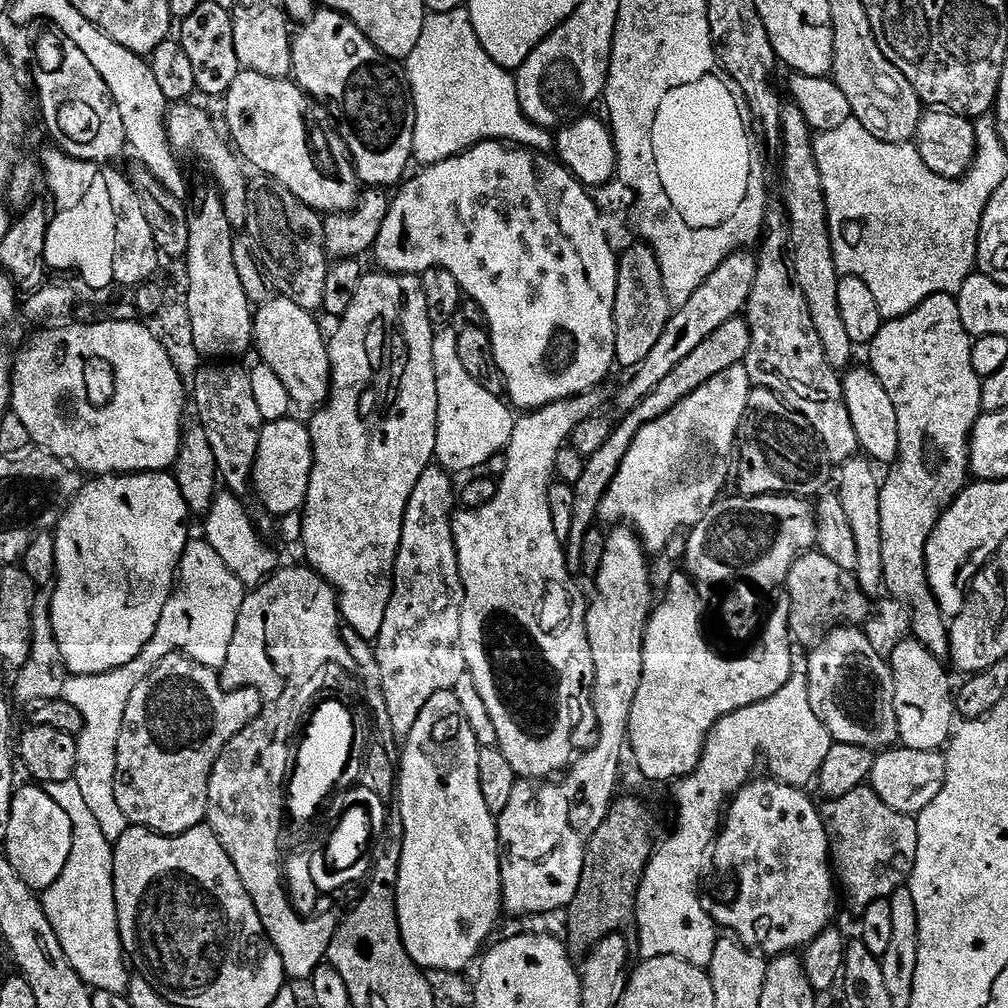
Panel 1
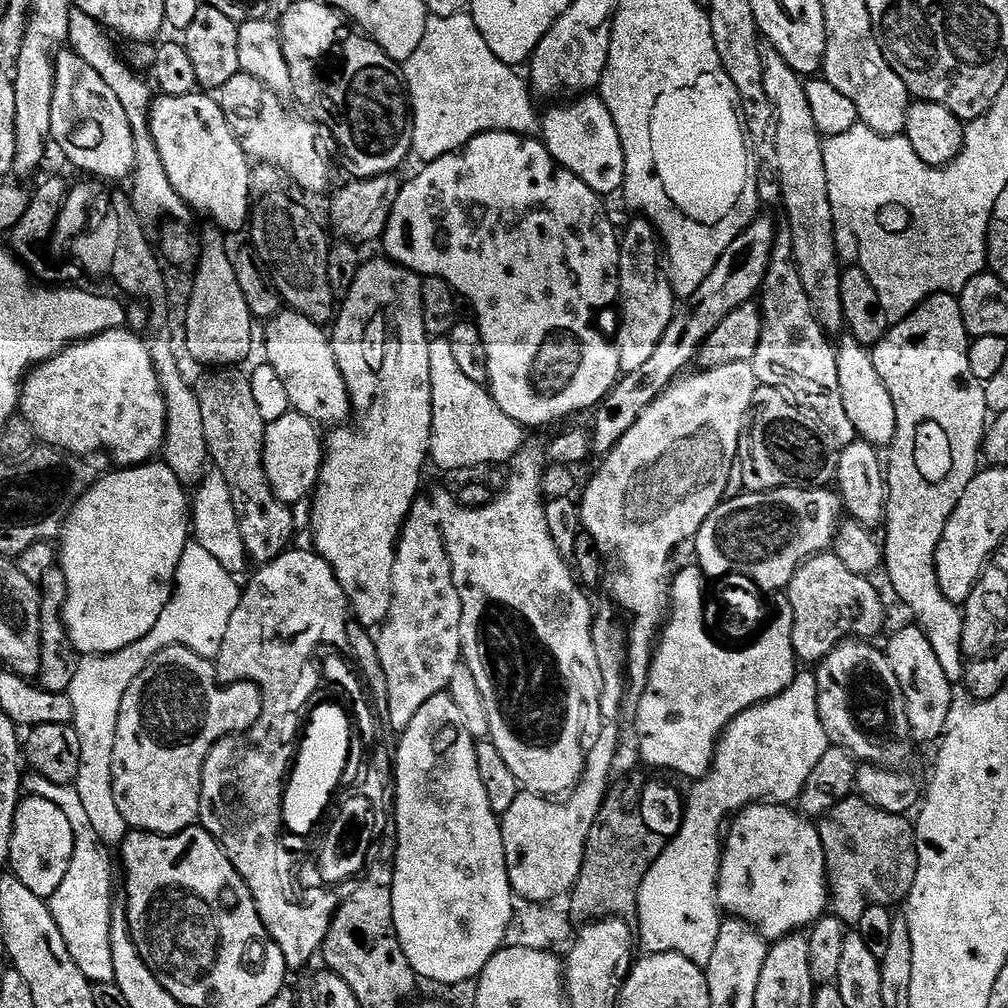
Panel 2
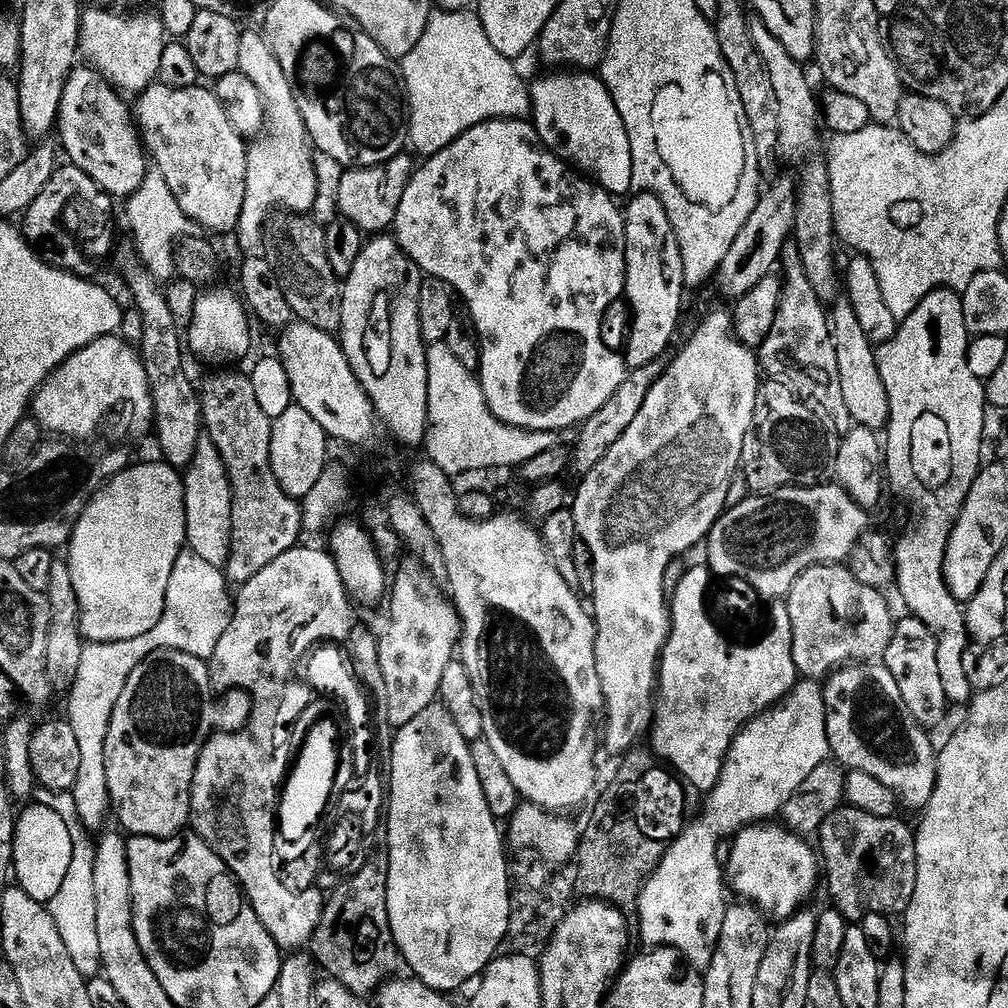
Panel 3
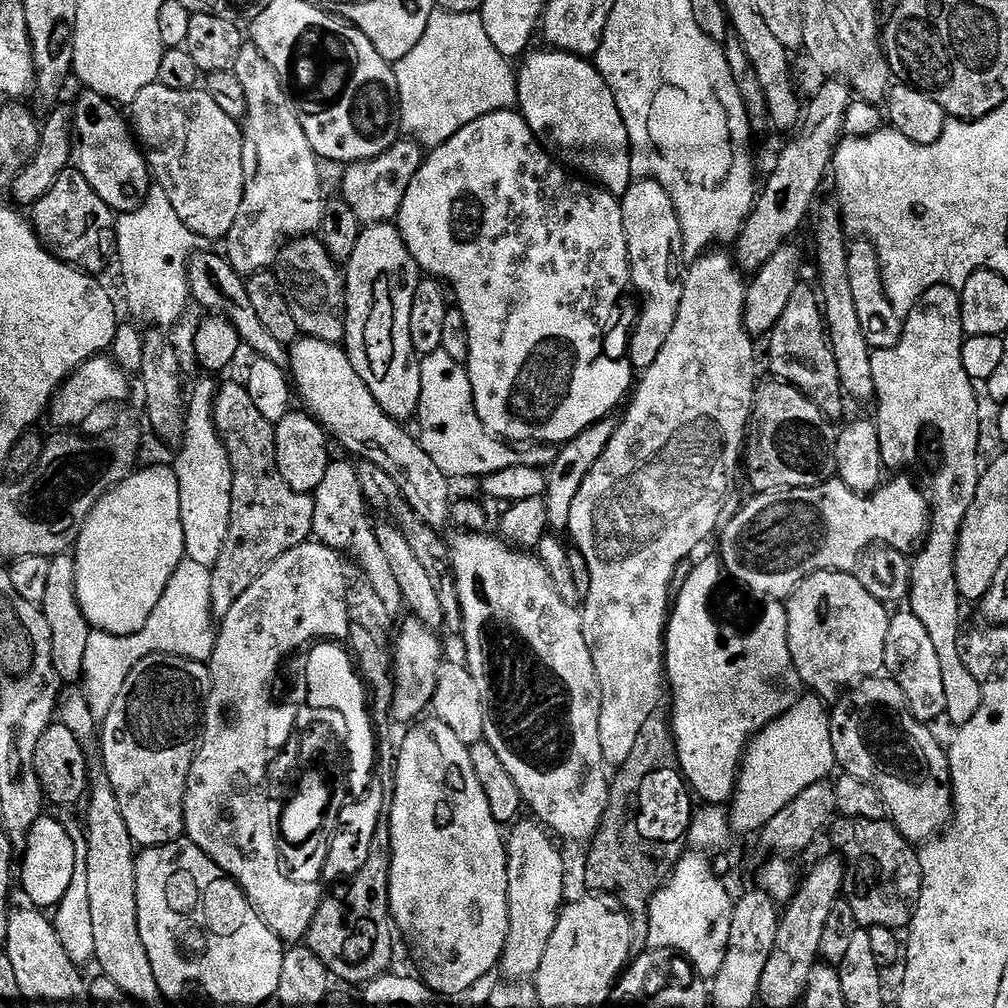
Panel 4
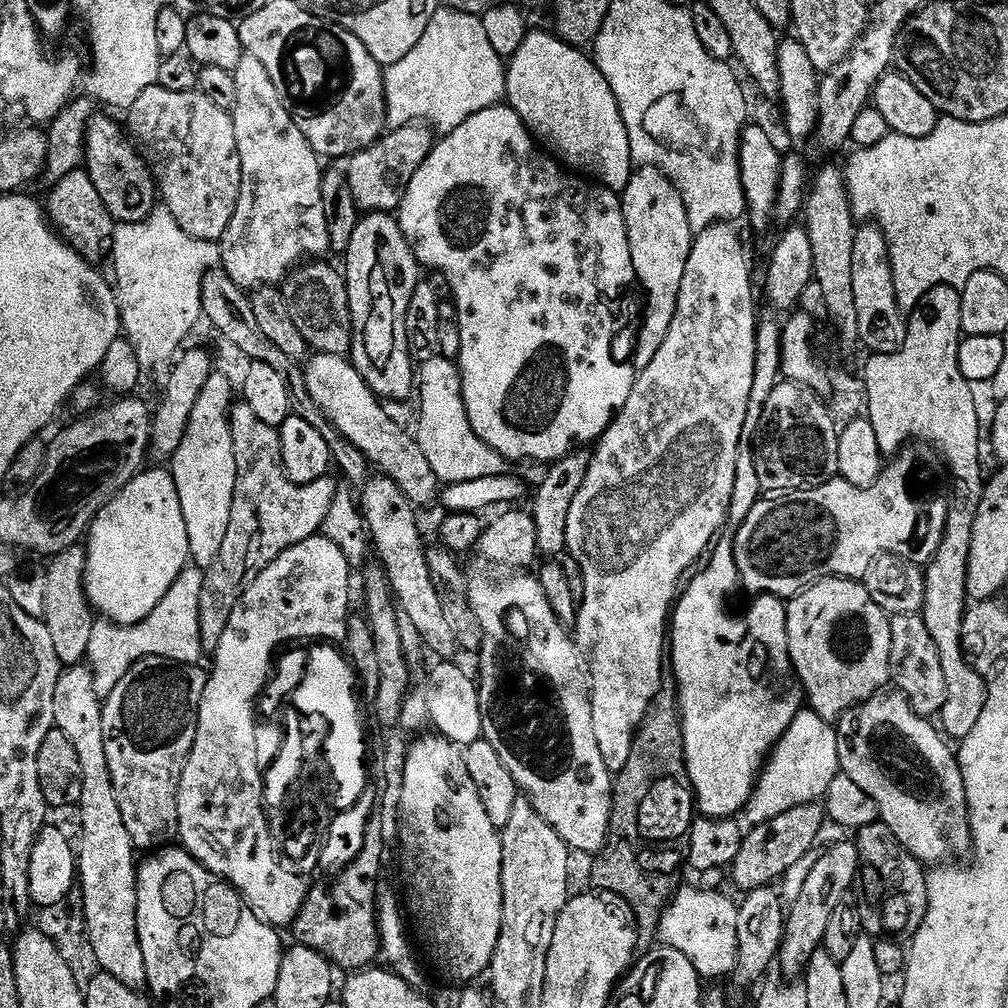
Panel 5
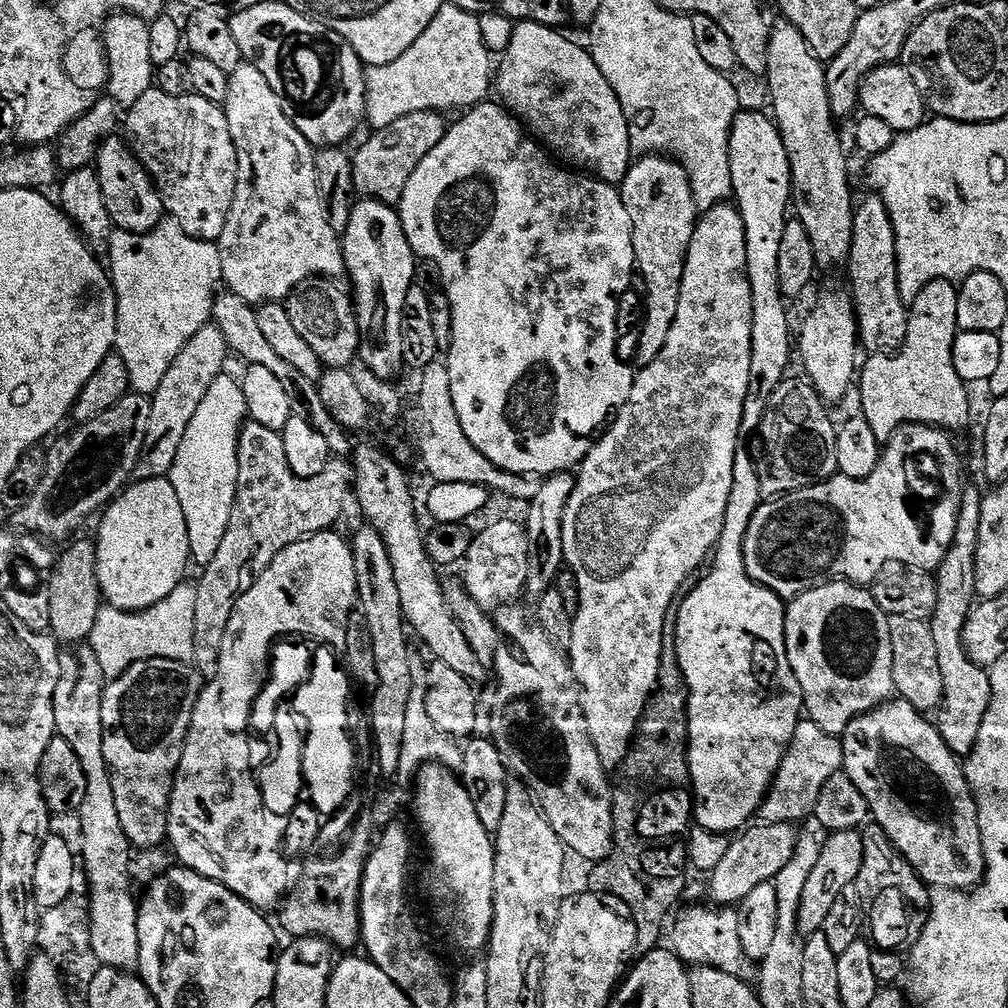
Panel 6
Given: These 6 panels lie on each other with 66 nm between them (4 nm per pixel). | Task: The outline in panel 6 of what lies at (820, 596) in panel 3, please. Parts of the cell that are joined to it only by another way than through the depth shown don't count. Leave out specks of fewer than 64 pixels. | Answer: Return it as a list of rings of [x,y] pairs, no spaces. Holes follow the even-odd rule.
[[[833,579],[820,582],[803,591],[787,605],[785,614],[785,646],[790,666],[798,676],[804,695],[807,719],[813,720],[826,734],[843,737],[854,717],[872,712],[879,704],[893,699],[894,650],[891,646],[888,615],[881,610],[867,587]]]

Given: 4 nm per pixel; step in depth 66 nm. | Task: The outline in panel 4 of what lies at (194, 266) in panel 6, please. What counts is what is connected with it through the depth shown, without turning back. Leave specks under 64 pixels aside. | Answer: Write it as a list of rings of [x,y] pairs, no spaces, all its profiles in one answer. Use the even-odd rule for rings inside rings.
[[[159,186],[153,187],[148,196],[138,206],[138,210],[123,213],[116,222],[116,255],[118,268],[124,275],[124,292],[128,295],[128,308],[132,311],[131,319],[141,325],[164,326],[160,324],[176,324],[184,316],[190,305],[188,287],[188,262],[198,248],[198,237],[190,231],[178,218],[174,206],[170,206],[170,198]]]

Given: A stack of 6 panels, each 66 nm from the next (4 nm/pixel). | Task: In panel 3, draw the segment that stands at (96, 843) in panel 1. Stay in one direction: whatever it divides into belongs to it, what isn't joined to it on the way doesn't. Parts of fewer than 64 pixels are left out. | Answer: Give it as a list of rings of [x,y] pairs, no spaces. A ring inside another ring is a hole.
[[[37,787],[34,792],[35,803],[50,806],[54,814],[62,814],[62,822],[70,829],[70,838],[74,842],[74,858],[70,870],[66,874],[66,882],[62,882],[62,890],[58,890],[54,901],[54,915],[58,934],[64,936],[66,950],[70,950],[70,958],[74,958],[74,966],[86,978],[101,975],[102,949],[98,946],[98,902],[94,898],[94,862],[96,846],[94,836],[79,817],[78,807],[72,792],[55,792],[49,788]]]

